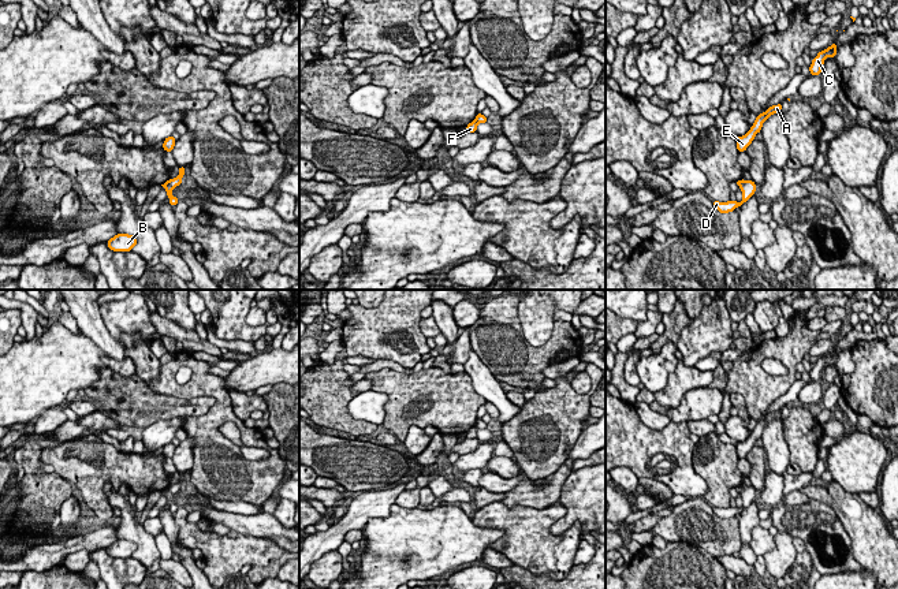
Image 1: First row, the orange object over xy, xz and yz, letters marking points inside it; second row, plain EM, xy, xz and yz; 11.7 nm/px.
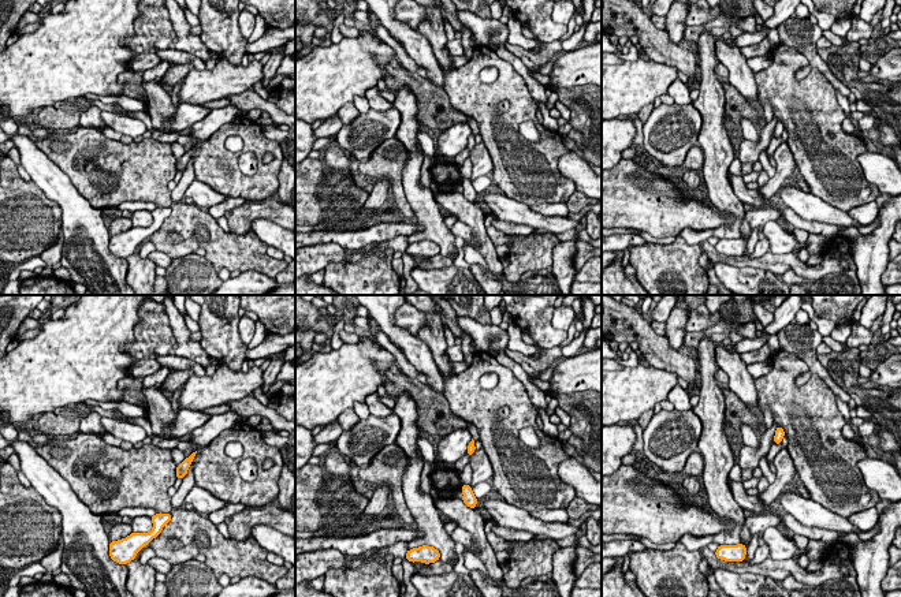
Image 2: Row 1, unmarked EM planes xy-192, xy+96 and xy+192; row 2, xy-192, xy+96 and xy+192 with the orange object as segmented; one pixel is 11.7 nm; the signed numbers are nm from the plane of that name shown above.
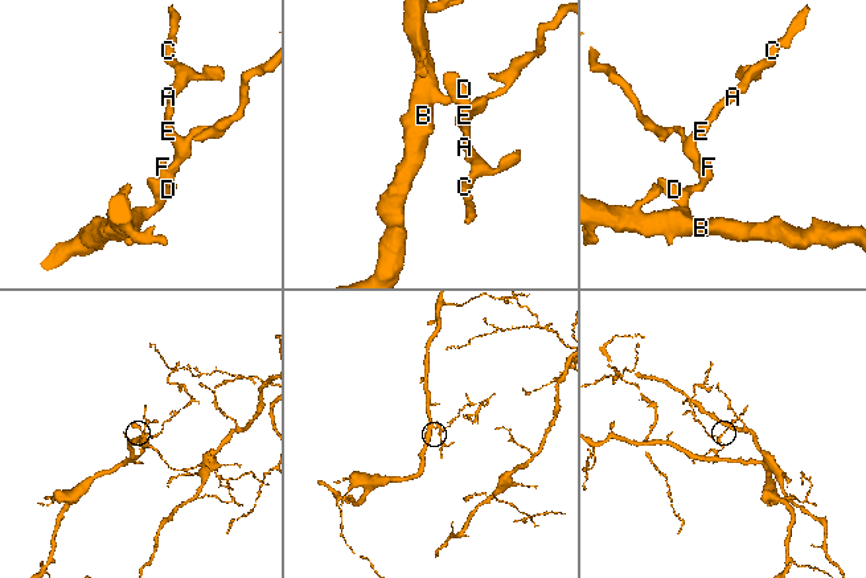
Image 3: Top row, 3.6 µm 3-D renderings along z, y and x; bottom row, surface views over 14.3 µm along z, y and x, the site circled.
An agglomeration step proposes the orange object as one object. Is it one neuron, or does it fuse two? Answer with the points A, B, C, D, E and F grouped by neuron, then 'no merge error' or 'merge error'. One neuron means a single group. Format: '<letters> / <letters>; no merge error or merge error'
A C E / B D F; merge error

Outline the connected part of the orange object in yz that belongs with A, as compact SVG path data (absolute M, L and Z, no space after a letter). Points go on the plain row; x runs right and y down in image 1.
M782 409L778 410L778 411L770 413L764 420L760 420L760 421L756 424L753 432L750 433L750 436L749 436L745 441L738 443L738 444L735 446L735 448L737 448L737 455L738 455L739 459L741 459L741 458L745 458L746 454L748 454L748 452L752 450L752 447L754 446L754 441L761 437L761 433L763 433L764 426L768 425L772 420L780 418L780 415L782 415Z

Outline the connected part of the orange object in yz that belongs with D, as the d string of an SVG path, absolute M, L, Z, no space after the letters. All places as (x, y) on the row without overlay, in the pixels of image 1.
M744 487L744 492L741 493L741 497L742 497L742 507L741 508L737 508L737 507L727 507L727 508L712 507L712 510L720 519L733 518L735 514L742 512L752 502L754 502L756 489L753 487Z

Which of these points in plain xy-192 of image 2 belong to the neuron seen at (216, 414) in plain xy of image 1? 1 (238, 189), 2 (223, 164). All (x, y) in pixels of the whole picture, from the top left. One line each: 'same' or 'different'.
1: same
2: same

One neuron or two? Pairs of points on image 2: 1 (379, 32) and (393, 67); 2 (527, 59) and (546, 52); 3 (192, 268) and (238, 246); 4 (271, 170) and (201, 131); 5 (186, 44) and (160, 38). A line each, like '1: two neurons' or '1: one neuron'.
1: two neurons
2: one neuron
3: two neurons
4: two neurons
5: two neurons

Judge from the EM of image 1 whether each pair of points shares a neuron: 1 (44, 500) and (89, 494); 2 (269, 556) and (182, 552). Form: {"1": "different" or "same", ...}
{"1": "different", "2": "different"}

